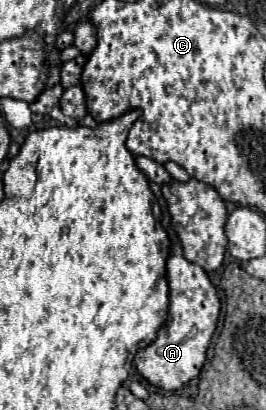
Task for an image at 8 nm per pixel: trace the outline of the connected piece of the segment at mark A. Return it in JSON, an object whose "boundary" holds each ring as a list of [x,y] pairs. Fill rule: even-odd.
{"boundary":[[[181,245],[177,247],[177,251],[173,249],[167,259],[167,281],[169,281],[169,317],[165,325],[159,329],[157,339],[135,355],[135,367],[139,375],[147,379],[151,385],[165,391],[179,391],[193,377],[199,375],[205,363],[207,347],[217,327],[221,303],[207,273],[199,265],[193,265],[183,257]]]}

